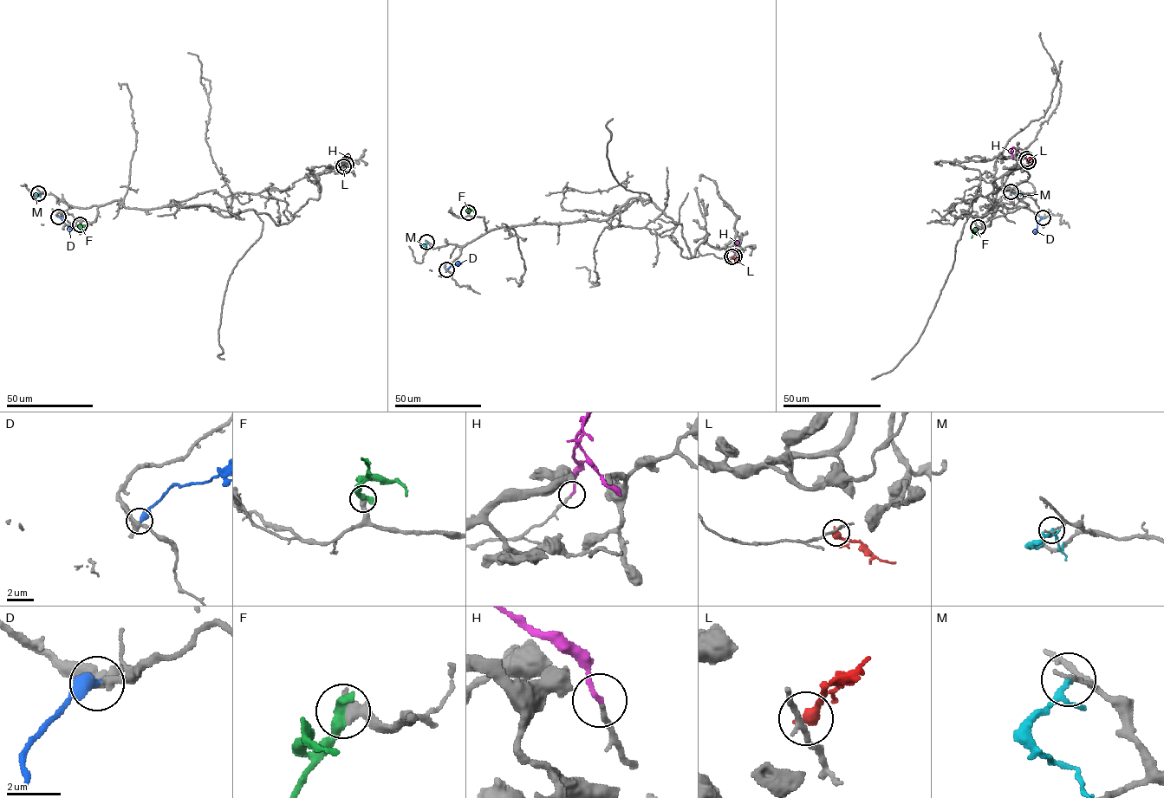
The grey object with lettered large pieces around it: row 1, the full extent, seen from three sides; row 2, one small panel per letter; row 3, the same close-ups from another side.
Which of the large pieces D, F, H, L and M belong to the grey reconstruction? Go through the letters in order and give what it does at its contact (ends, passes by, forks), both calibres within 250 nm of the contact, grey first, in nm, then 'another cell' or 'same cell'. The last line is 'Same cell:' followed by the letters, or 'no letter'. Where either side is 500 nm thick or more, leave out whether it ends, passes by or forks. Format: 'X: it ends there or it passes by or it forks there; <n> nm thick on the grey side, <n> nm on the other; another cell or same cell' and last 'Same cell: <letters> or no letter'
D: it ends there; 280 nm thick on the grey side, 460 nm on the other; another cell
F: 480 nm thick on the grey side, 550 nm on the other; another cell
H: it ends there; 180 nm thick on the grey side, 200 nm on the other; same cell
L: it ends there; 200 nm thick on the grey side, 400 nm on the other; another cell
M: it passes by; 150 nm thick on the grey side, 140 nm on the other; another cell
Same cell: H

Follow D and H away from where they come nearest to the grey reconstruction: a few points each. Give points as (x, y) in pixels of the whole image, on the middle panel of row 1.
D: (447, 269), (451, 265), (462, 262)
H: (734, 256), (735, 242), (741, 243)

